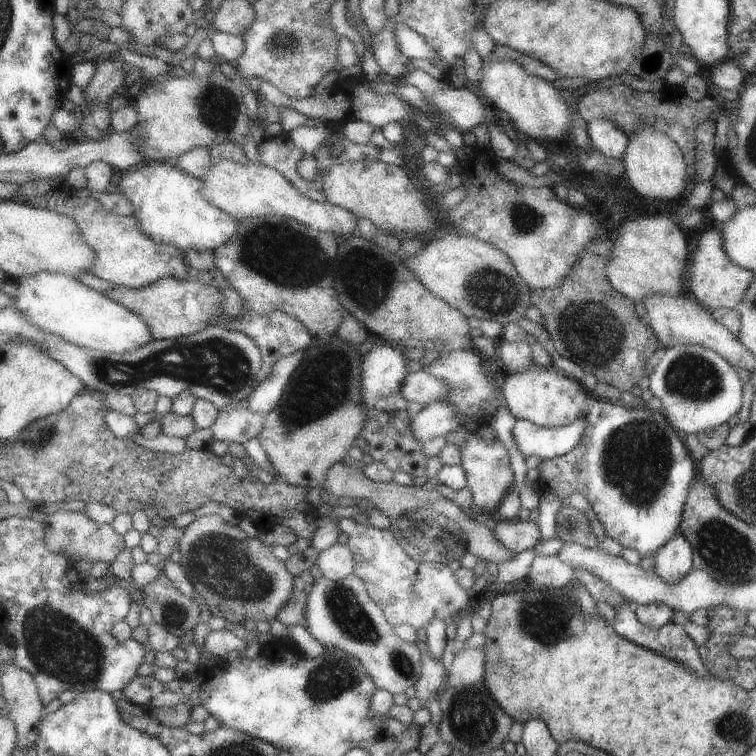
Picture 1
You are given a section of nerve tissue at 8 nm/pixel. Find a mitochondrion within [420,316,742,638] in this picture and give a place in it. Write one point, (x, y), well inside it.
(635, 459)

